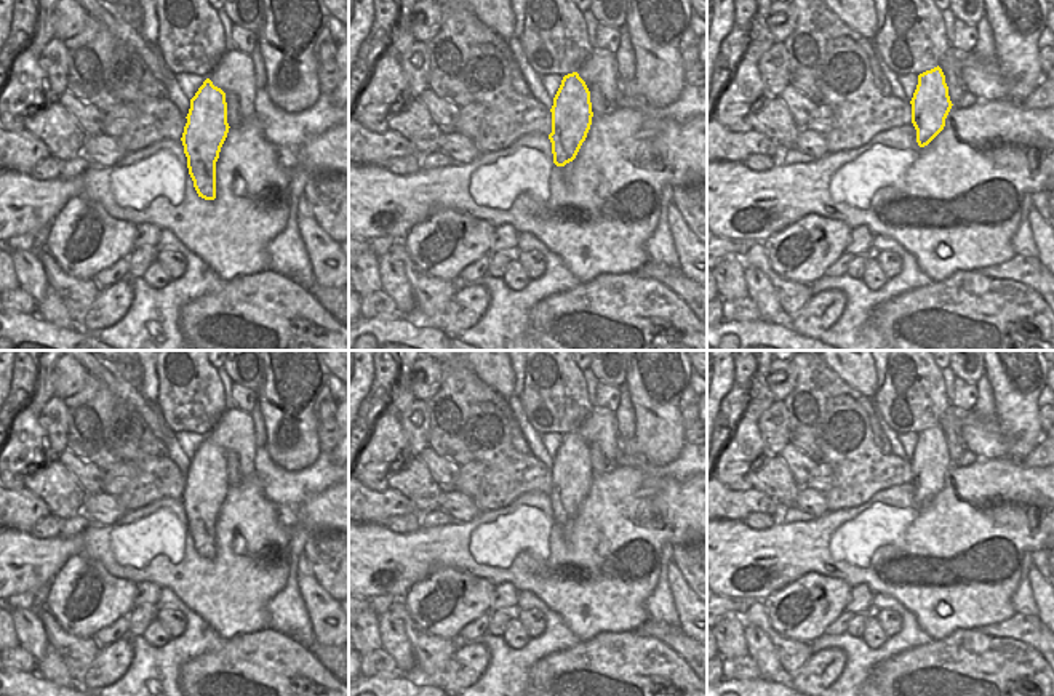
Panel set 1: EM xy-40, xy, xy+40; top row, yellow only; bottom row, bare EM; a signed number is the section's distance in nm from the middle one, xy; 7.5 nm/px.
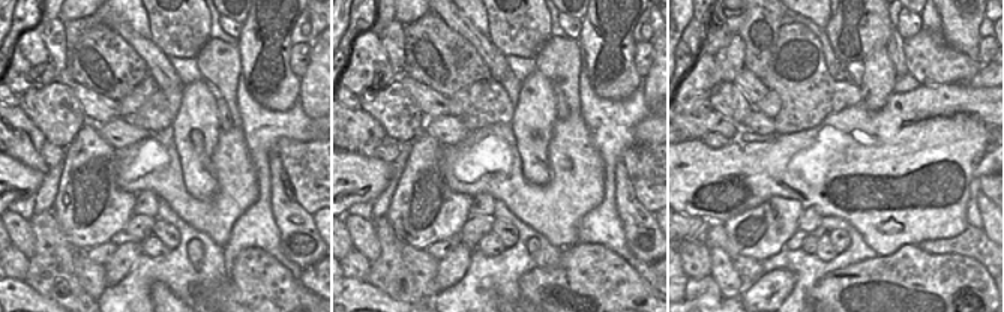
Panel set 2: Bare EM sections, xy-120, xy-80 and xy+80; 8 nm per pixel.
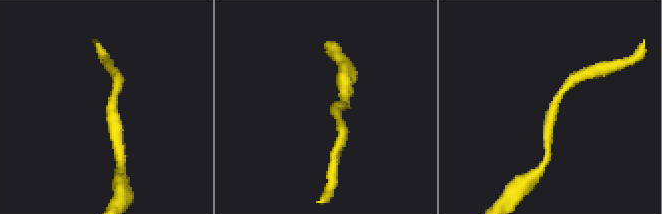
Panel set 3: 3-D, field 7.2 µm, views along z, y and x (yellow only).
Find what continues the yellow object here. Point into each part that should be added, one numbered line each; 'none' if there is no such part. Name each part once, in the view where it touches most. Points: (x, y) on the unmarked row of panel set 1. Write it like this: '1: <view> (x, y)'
none

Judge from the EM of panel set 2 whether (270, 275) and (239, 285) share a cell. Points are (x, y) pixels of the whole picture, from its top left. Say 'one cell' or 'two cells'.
one cell

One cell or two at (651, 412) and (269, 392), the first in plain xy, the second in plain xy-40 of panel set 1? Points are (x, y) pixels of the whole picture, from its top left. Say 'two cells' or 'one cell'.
one cell

